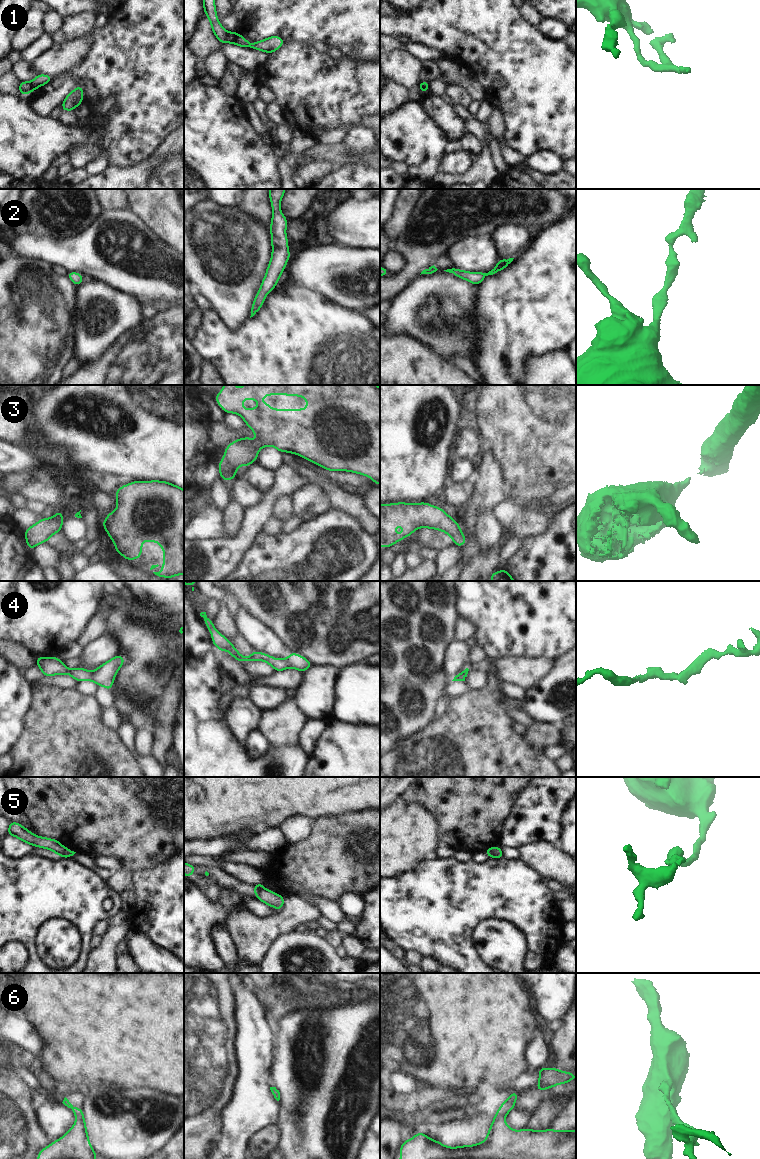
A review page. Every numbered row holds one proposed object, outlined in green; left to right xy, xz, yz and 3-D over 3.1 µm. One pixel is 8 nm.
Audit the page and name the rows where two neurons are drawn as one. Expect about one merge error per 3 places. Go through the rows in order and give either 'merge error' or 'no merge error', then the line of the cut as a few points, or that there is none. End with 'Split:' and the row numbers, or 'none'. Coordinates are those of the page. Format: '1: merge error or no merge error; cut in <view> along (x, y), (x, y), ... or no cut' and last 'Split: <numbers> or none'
1: merge error; cut in xz along (228, 32), (225, 41)
2: no merge error; no cut
3: no merge error; no cut
4: no merge error; no cut
5: no merge error; no cut
6: no merge error; no cut
Split: 1

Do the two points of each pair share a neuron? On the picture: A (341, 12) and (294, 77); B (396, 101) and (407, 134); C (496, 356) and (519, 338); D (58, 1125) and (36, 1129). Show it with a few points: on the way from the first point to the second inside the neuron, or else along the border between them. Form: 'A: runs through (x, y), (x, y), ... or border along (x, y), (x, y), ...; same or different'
A: border along (288, 41), (305, 41), (311, 45); different
B: border along (407, 102), (390, 115); different
C: runs through (502, 350), (513, 339); same
D: border along (37, 1110), (39, 1122), (52, 1141); different

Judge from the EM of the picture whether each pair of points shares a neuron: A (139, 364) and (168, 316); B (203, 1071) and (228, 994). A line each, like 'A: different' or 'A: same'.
A: same
B: same

